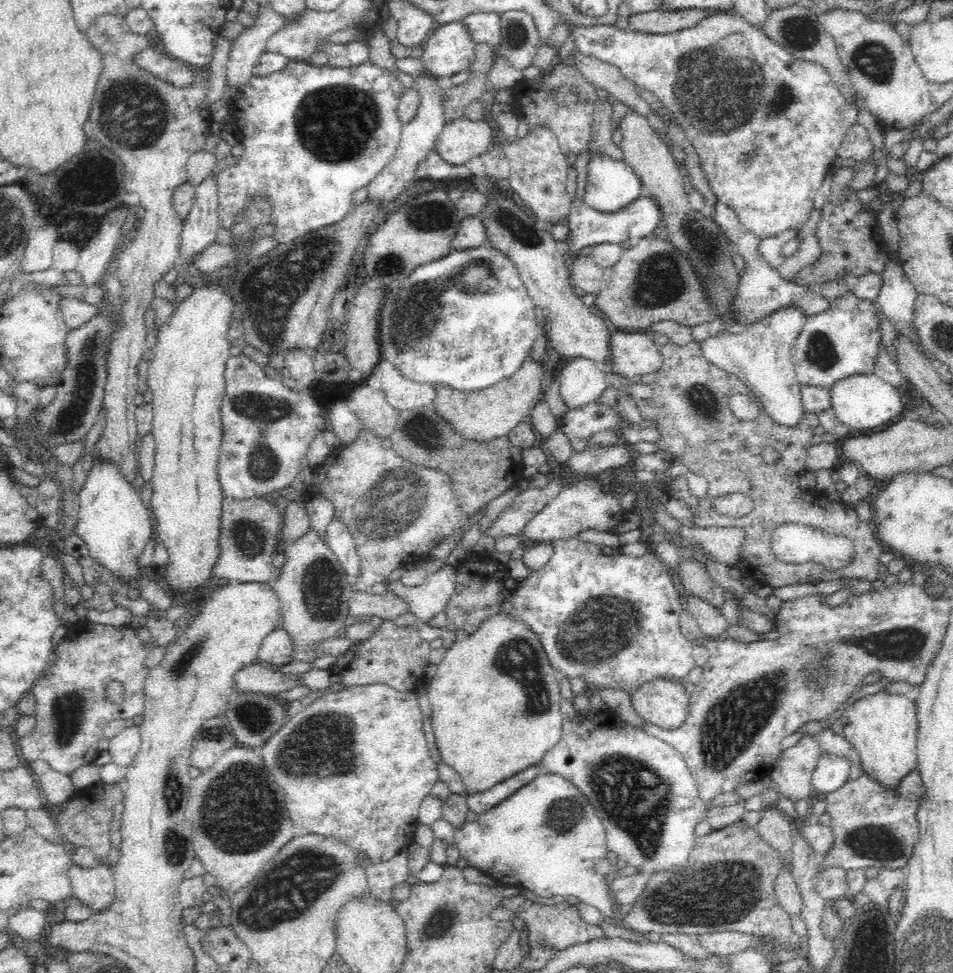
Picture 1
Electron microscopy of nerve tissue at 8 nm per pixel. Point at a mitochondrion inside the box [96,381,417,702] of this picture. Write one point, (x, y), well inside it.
(320, 587)

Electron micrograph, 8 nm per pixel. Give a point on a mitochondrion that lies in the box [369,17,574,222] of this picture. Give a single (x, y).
(516, 36)

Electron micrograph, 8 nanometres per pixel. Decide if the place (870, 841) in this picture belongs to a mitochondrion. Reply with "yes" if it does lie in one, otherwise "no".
yes

